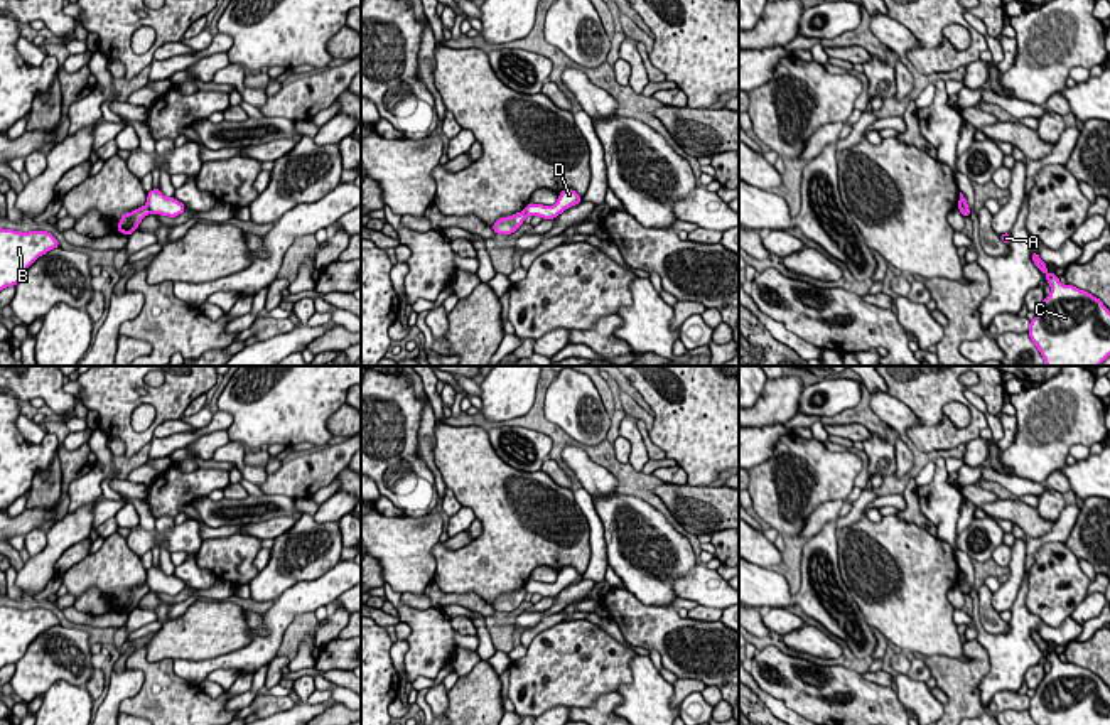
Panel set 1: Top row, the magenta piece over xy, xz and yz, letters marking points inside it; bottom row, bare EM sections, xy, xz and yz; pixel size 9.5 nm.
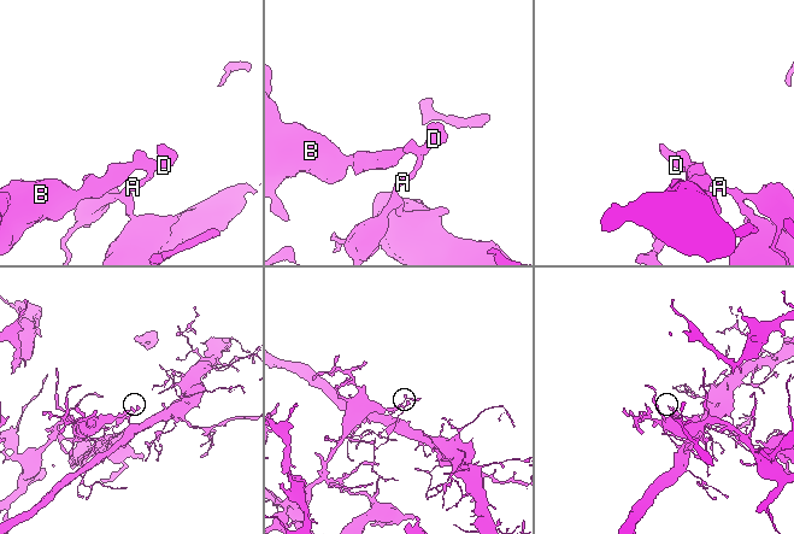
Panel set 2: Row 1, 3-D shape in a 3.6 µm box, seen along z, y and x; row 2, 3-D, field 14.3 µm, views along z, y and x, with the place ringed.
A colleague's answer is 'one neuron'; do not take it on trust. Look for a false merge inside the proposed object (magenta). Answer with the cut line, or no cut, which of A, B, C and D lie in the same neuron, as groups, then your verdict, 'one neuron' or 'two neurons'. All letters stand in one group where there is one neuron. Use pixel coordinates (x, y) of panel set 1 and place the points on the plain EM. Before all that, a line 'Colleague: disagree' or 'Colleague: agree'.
Colleague: disagree
cut xy (145, 582), (150, 589); groups A C D / B; two neurons

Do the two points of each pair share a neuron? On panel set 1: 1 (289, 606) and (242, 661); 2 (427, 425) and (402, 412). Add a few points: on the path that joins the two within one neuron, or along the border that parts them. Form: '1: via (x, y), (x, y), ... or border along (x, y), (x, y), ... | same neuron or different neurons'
1: via (277, 621), (275, 634), (257, 653) | same neuron
2: border along (410, 383), (424, 402), (424, 461) | different neurons

